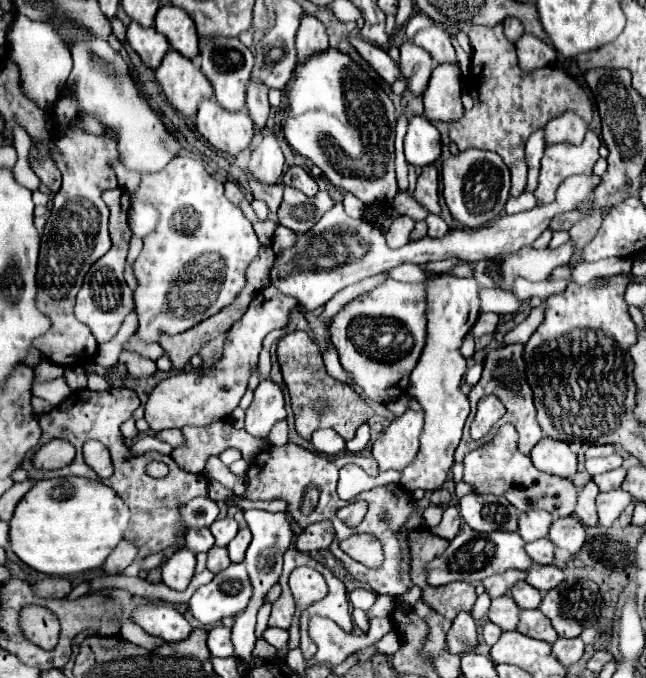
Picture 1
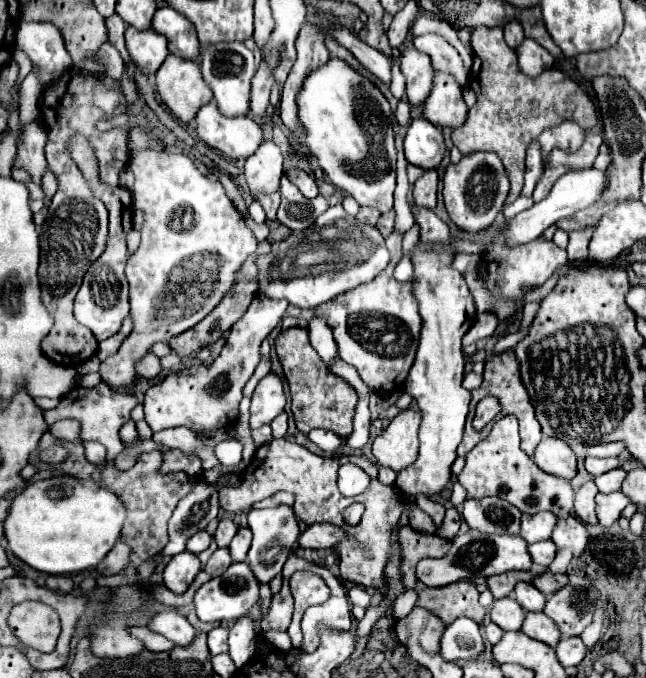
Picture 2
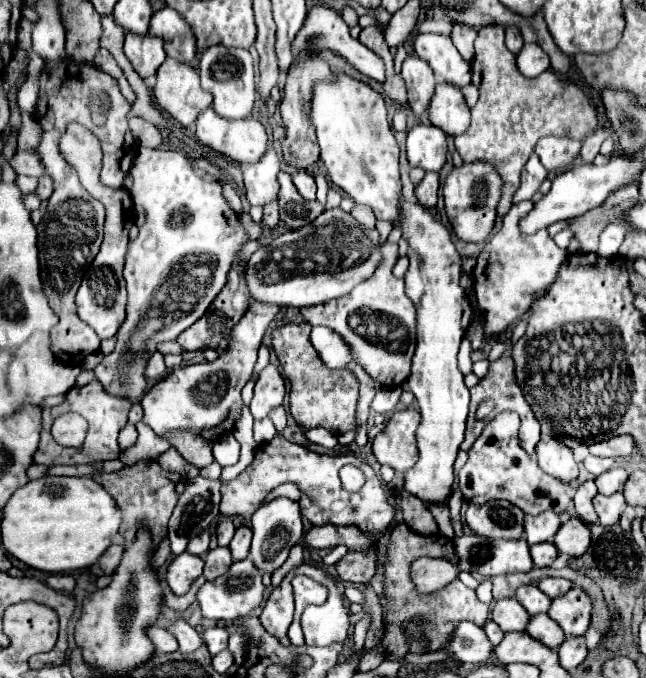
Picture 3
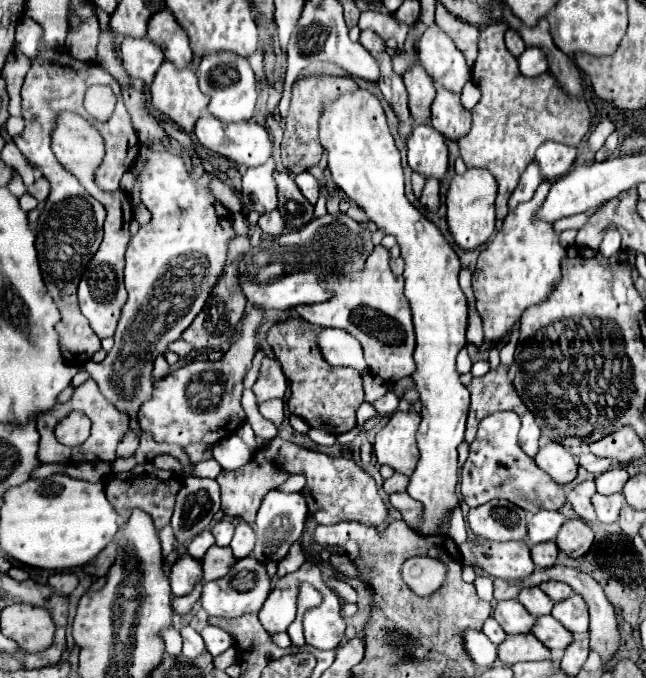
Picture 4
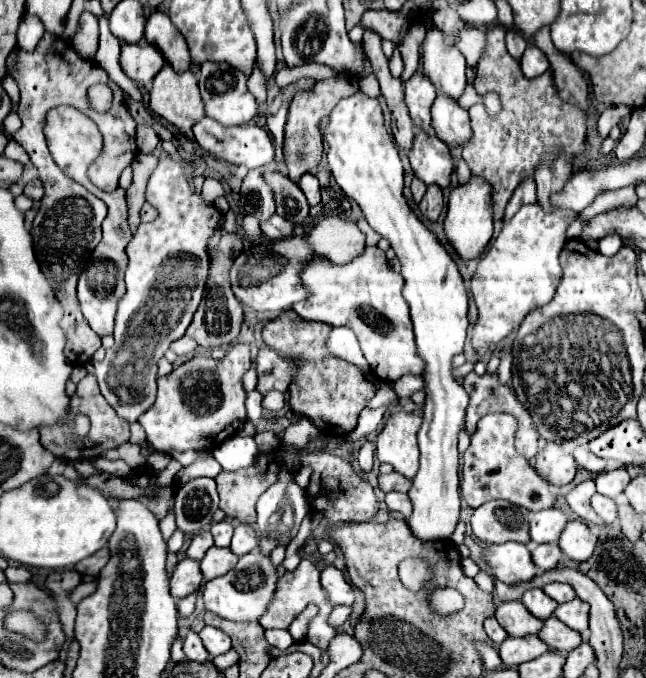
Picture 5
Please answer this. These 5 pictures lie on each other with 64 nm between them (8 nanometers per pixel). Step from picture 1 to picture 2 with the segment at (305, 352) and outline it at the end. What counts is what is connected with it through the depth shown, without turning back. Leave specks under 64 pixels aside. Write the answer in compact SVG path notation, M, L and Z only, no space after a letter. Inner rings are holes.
M288 328L288 330L280 332L274 346L276 346L276 354L280 358L280 364L284 368L288 386L290 386L292 414L296 420L296 428L302 434L308 434L314 428L326 428L326 430L336 432L342 438L348 438L352 434L358 394L342 378L334 376L328 370L326 362L310 346L308 330L306 328Z

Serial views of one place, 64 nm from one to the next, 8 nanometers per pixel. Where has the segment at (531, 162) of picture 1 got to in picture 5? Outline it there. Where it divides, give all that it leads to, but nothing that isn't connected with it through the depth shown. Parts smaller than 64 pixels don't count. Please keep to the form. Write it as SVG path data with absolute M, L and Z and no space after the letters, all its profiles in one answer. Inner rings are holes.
M528 176L528 178L524 178L524 182L514 190L514 194L512 194L512 198L510 198L508 206L506 206L506 216L504 216L504 220L510 220L510 218L520 210L520 206L532 204L532 202L536 202L536 182L534 182L532 176Z

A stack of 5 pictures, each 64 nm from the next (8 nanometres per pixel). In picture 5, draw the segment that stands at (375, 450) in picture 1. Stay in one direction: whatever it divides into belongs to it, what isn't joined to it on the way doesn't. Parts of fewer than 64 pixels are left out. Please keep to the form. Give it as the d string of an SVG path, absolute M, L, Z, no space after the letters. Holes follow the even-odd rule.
M396 412L386 422L384 430L376 438L376 456L382 464L392 464L396 472L406 478L414 478L418 470L418 444L416 432L422 424L422 416Z

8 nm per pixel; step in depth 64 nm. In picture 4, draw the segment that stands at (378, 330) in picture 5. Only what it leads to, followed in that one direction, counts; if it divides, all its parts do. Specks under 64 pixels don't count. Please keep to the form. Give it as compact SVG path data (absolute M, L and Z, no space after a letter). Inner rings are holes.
M376 246L368 256L364 272L356 274L354 278L328 280L328 284L334 290L332 300L310 306L296 306L298 314L310 324L342 328L360 340L368 370L386 384L394 384L410 376L414 372L412 310L404 296L404 280L396 278L390 270L390 252L384 246Z

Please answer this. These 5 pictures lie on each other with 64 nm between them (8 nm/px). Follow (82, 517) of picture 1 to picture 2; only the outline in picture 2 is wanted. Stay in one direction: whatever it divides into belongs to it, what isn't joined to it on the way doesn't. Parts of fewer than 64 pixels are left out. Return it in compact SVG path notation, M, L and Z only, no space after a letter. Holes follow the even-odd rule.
M52 476L24 488L4 522L8 548L28 566L46 574L74 574L100 564L114 548L126 520L126 508L106 488L72 476Z

